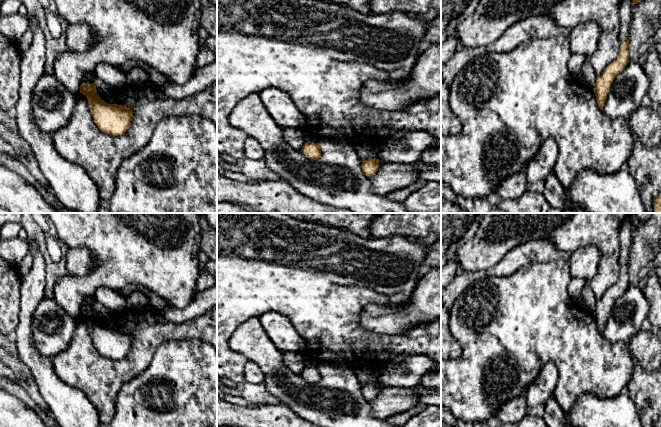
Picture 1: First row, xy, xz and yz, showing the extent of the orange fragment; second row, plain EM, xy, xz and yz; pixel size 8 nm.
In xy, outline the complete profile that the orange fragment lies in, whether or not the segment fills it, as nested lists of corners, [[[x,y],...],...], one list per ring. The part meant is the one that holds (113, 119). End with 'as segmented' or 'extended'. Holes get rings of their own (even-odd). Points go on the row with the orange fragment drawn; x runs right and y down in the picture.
[[[81,83],[80,93],[86,96],[94,122],[112,136],[124,134],[130,127],[133,110],[118,104],[108,104],[97,94],[95,84]]] | as segmented

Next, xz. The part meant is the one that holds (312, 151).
[[[305,142],[302,149],[301,149],[301,152],[307,158],[309,158],[311,160],[317,160],[321,156],[320,143]]] | as segmented

